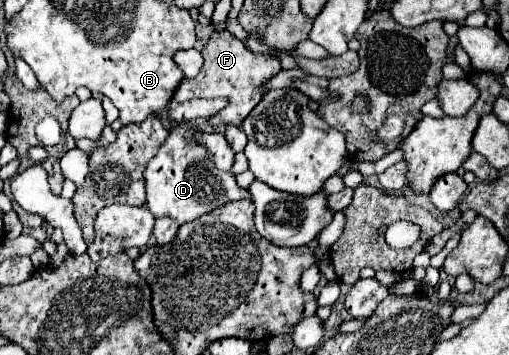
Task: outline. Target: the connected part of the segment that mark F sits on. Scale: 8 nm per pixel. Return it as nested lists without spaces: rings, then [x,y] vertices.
[[[230,32],[212,34],[200,54],[204,58],[204,66],[202,66],[200,74],[194,80],[182,82],[182,86],[174,94],[174,100],[186,102],[192,98],[228,98],[230,106],[224,108],[218,116],[210,118],[210,122],[214,126],[218,126],[218,124],[240,126],[242,120],[256,108],[256,104],[264,96],[266,90],[262,88],[262,84],[268,82],[270,78],[274,78],[282,70],[282,64],[276,56],[252,54],[252,50],[242,46],[242,42],[236,36],[232,36]]]

